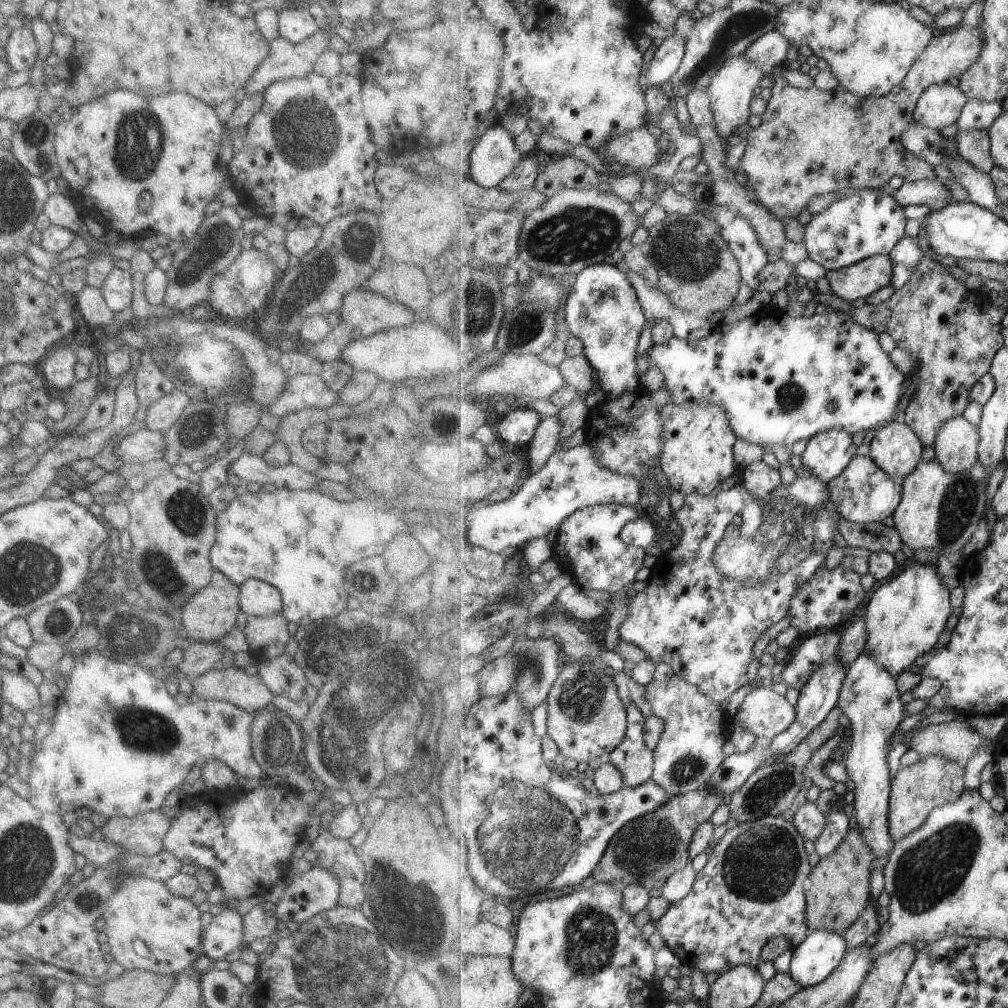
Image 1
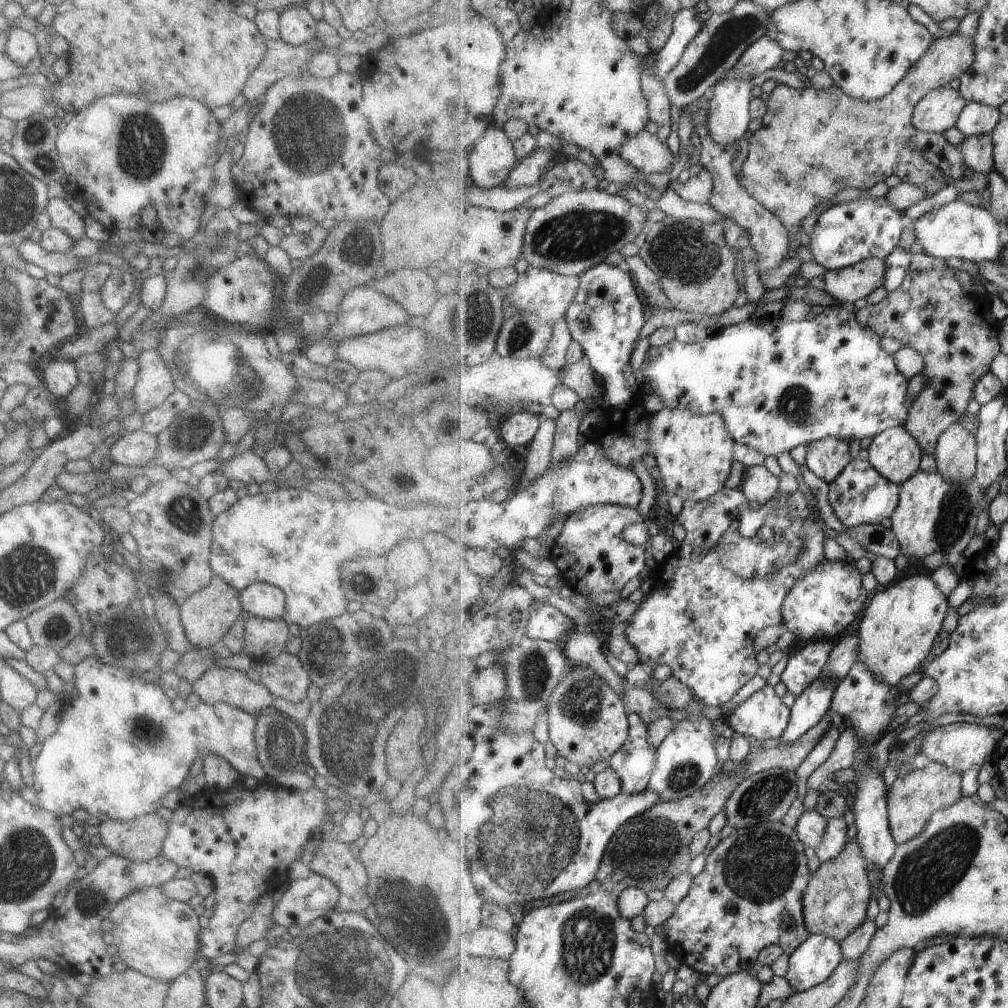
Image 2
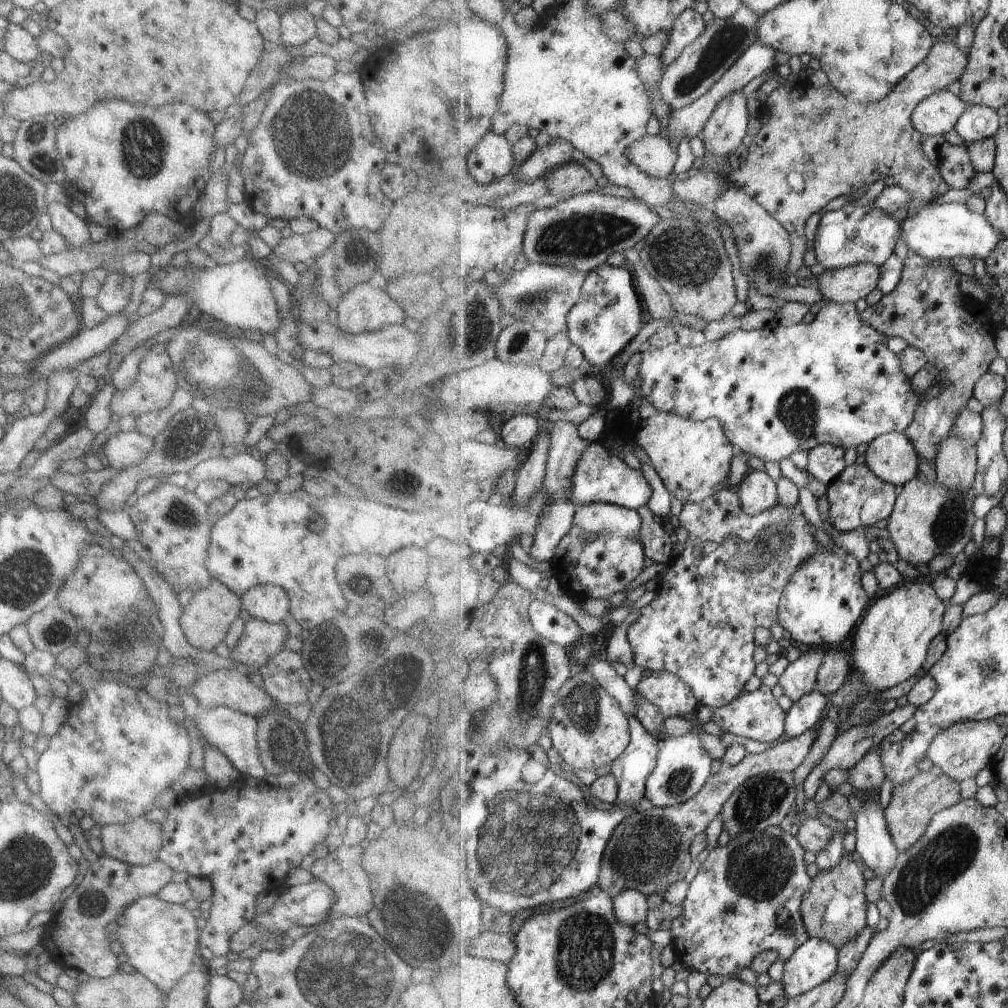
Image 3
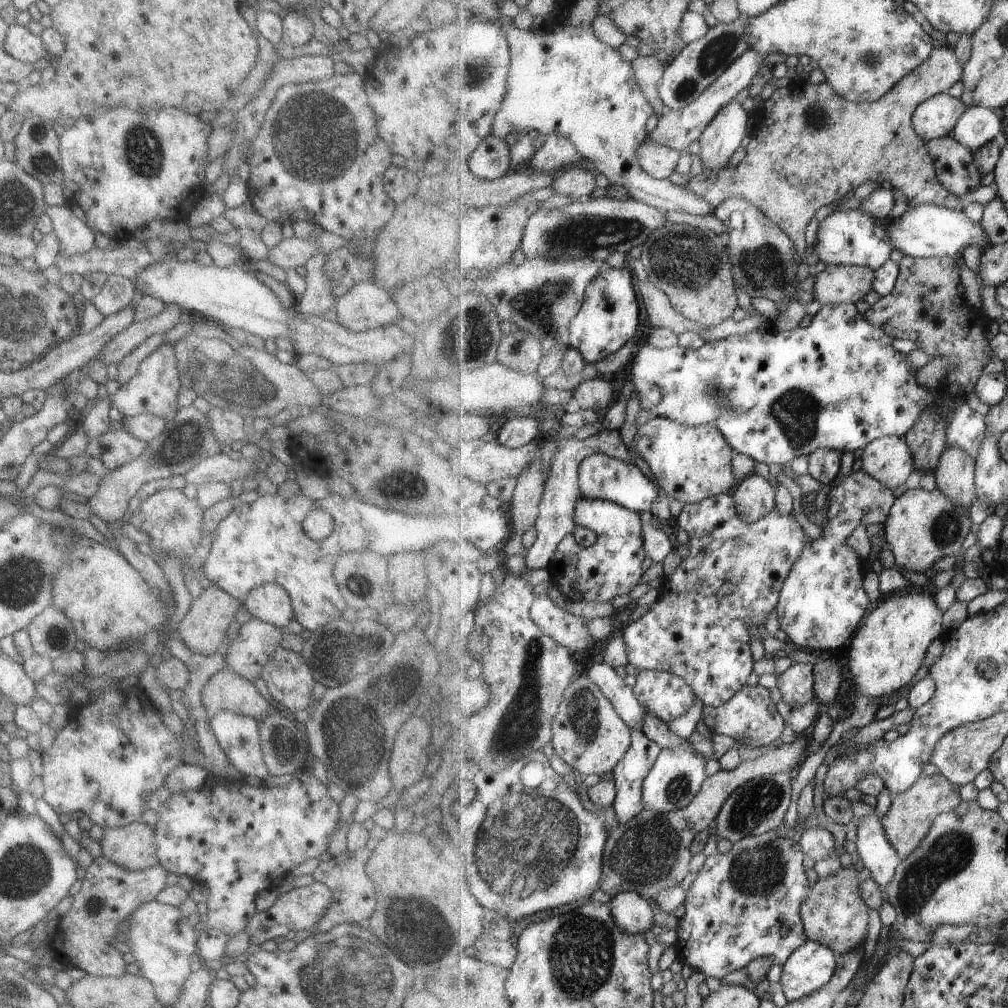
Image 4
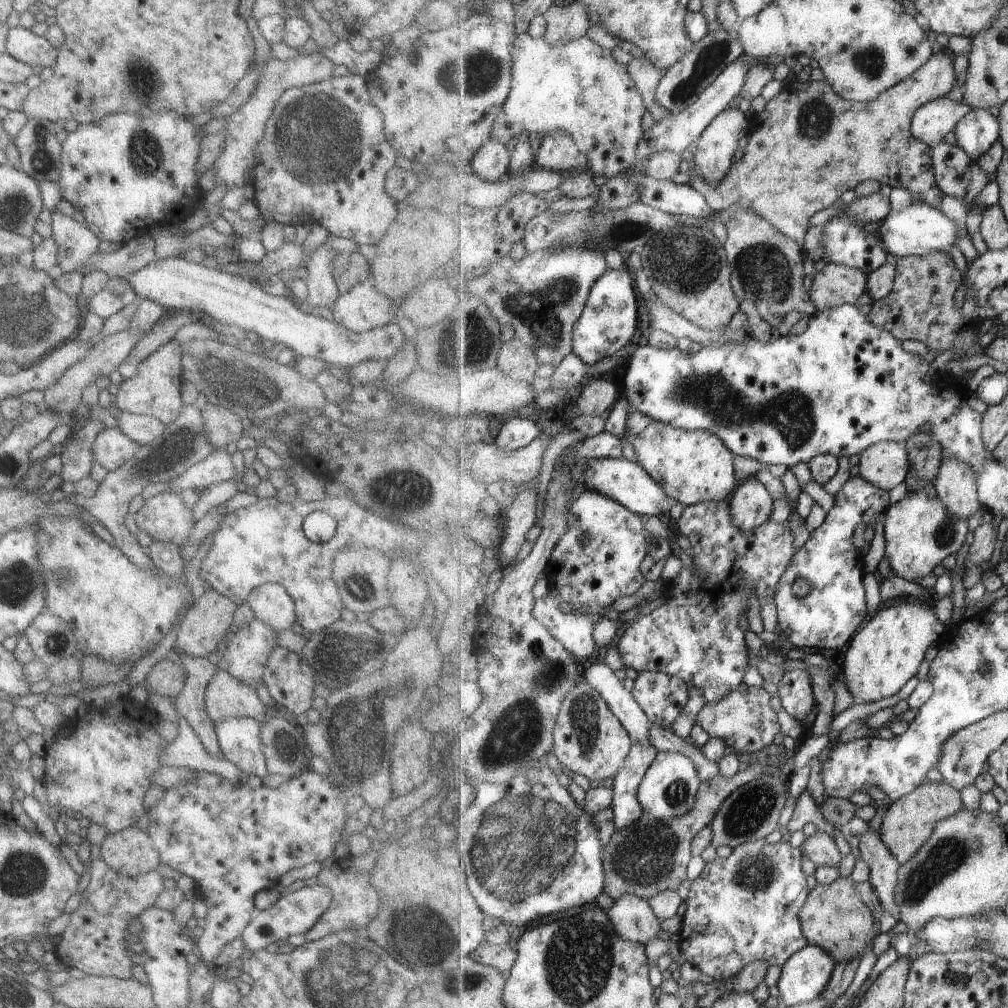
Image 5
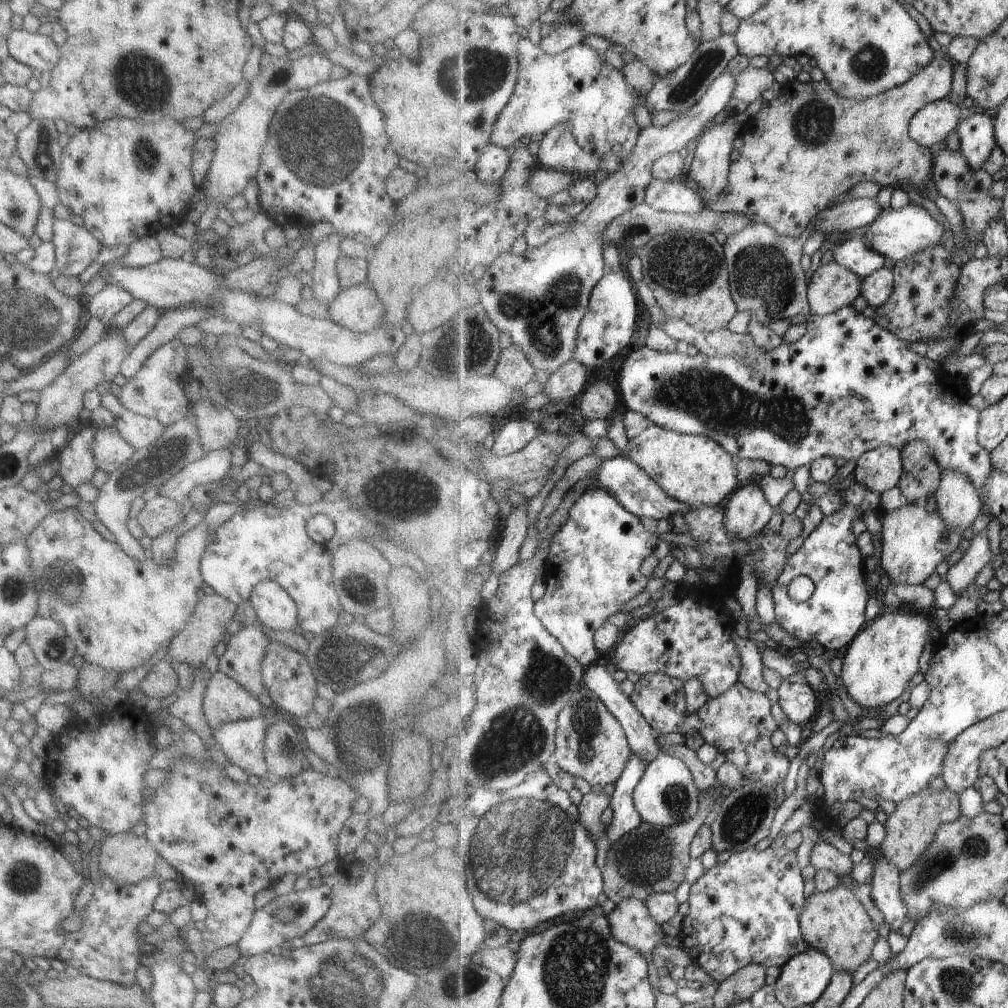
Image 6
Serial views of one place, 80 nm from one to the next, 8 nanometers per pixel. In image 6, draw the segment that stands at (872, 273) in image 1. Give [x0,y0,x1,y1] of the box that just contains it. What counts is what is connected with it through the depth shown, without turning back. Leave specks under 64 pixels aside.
[808,261,864,316]

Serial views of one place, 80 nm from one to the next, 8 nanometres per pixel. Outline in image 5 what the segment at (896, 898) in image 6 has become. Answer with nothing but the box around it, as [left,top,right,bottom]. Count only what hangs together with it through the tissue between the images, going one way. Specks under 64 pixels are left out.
[859,826,901,921]

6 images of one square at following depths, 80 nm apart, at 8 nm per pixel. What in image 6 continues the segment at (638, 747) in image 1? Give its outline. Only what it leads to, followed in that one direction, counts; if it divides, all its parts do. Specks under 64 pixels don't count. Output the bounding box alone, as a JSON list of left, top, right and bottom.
[607,754,649,844]

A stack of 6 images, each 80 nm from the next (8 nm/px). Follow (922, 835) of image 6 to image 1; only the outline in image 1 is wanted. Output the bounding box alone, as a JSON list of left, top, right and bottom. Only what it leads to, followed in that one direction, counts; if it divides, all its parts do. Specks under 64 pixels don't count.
[889,755,967,842]

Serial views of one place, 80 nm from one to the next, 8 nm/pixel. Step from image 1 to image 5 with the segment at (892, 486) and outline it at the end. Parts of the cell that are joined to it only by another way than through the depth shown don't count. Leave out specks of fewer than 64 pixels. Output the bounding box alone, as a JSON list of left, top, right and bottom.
[775,475,891,654]

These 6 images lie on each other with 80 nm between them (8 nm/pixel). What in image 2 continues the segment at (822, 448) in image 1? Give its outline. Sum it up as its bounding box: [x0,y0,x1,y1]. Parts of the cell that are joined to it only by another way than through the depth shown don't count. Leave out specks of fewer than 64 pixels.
[806,437,851,484]

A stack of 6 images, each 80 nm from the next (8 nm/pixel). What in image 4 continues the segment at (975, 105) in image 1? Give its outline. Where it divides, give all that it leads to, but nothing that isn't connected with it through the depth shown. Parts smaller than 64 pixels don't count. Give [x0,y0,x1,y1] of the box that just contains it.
[954,106,1004,154]

